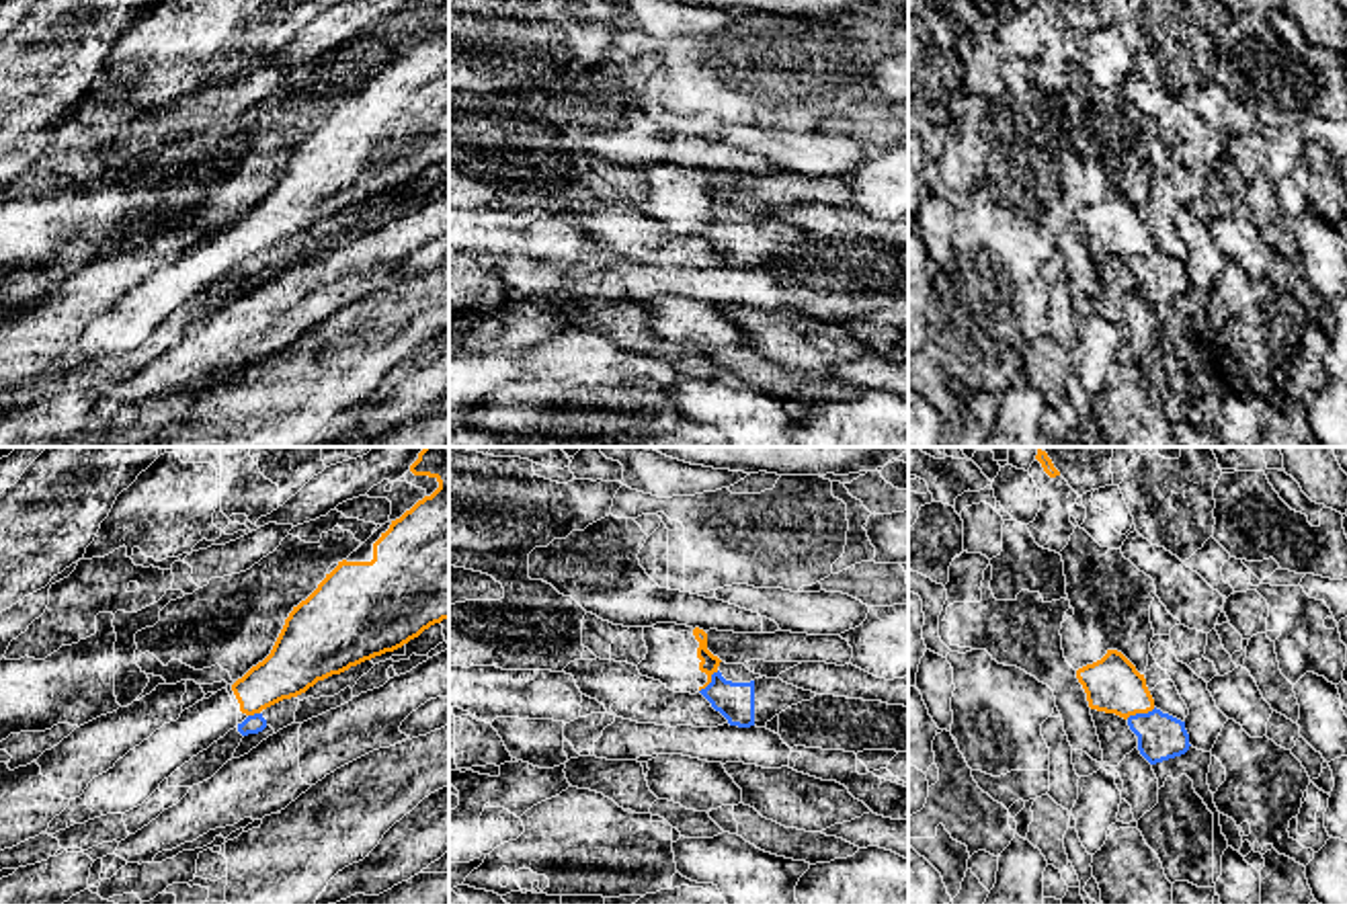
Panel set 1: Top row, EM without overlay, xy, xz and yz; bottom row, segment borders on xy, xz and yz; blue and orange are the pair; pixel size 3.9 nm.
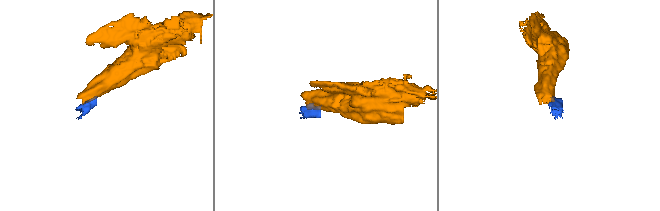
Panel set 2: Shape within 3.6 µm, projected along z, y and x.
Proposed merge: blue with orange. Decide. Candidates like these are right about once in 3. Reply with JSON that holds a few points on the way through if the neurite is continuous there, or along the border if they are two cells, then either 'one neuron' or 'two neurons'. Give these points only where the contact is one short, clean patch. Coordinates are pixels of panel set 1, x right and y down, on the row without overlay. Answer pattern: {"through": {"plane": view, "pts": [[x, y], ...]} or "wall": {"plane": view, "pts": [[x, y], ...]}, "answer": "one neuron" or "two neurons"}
{"wall": {"plane": "yz", "pts": [[1155, 249], [1126, 259]]}, "answer": "two neurons"}

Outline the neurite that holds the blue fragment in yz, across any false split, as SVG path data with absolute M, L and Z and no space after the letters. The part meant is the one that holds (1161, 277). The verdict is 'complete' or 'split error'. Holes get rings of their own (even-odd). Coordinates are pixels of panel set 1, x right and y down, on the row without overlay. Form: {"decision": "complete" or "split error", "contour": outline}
{"decision": "complete", "contour": "M1152 250L1128 258L1130 271L1138 277L1138 291L1150 303L1162 303L1189 291L1185 262Z"}

